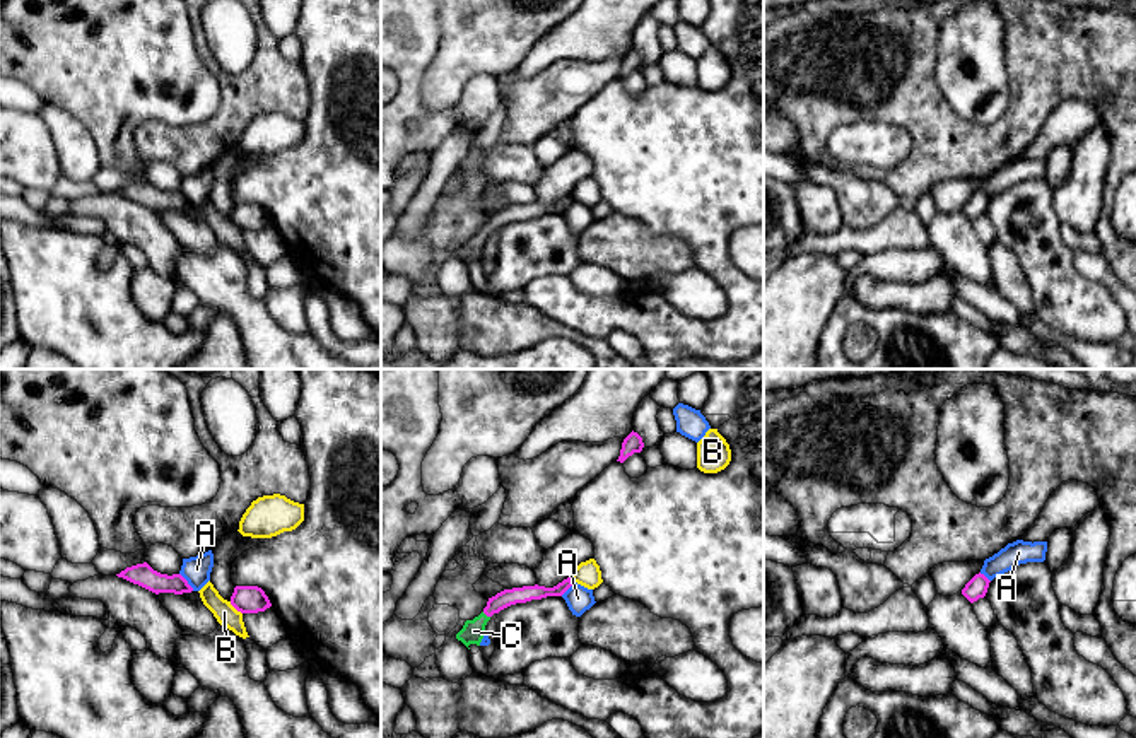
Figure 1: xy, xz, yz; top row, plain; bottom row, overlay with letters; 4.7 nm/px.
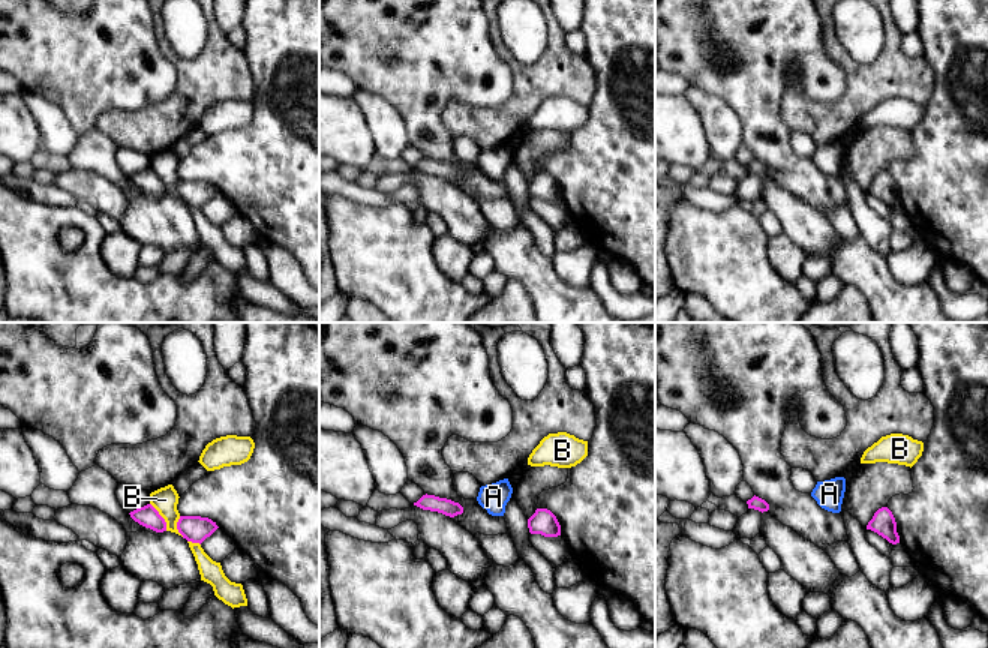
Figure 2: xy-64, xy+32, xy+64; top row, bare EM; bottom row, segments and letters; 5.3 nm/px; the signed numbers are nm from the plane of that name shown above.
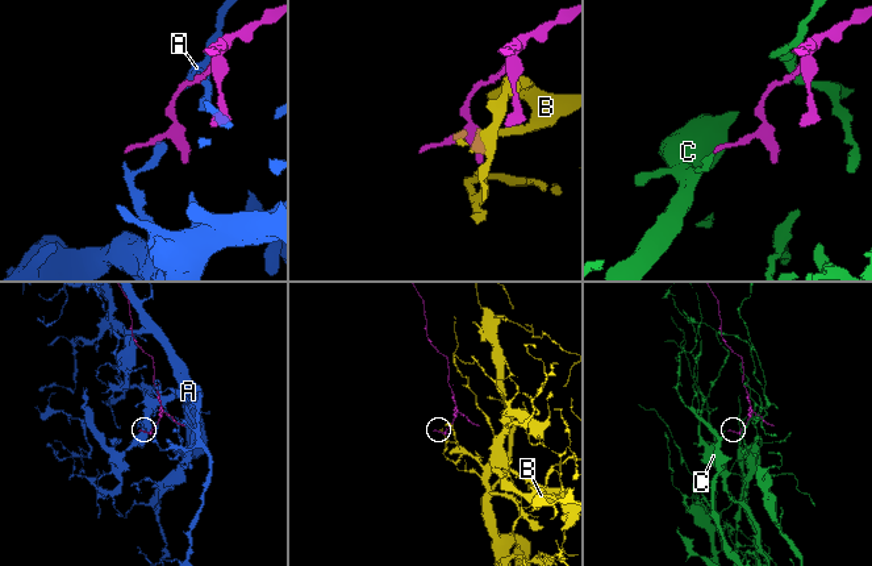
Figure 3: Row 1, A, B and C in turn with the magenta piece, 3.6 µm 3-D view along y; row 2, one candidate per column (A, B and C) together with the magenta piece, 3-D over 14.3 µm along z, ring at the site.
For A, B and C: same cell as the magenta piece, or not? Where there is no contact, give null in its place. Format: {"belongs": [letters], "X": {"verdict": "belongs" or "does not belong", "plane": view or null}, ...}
{"belongs": ["C"], "A": {"verdict": "does not belong", "plane": "xy"}, "B": {"verdict": "does not belong", "plane": "xy"}, "C": {"verdict": "belongs", "plane": "xz"}}

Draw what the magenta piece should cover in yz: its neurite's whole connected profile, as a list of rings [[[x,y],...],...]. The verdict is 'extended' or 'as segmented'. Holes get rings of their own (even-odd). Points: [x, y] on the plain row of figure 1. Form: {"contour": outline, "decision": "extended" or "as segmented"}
{"contour": [[[975,191],[962,207],[962,212],[970,219],[977,219],[979,215],[984,215],[989,205],[989,196],[984,191]]], "decision": "as segmented"}

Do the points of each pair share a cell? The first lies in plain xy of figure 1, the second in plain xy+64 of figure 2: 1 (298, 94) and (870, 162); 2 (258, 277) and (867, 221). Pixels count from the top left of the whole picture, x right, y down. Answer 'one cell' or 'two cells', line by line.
1: one cell
2: one cell

